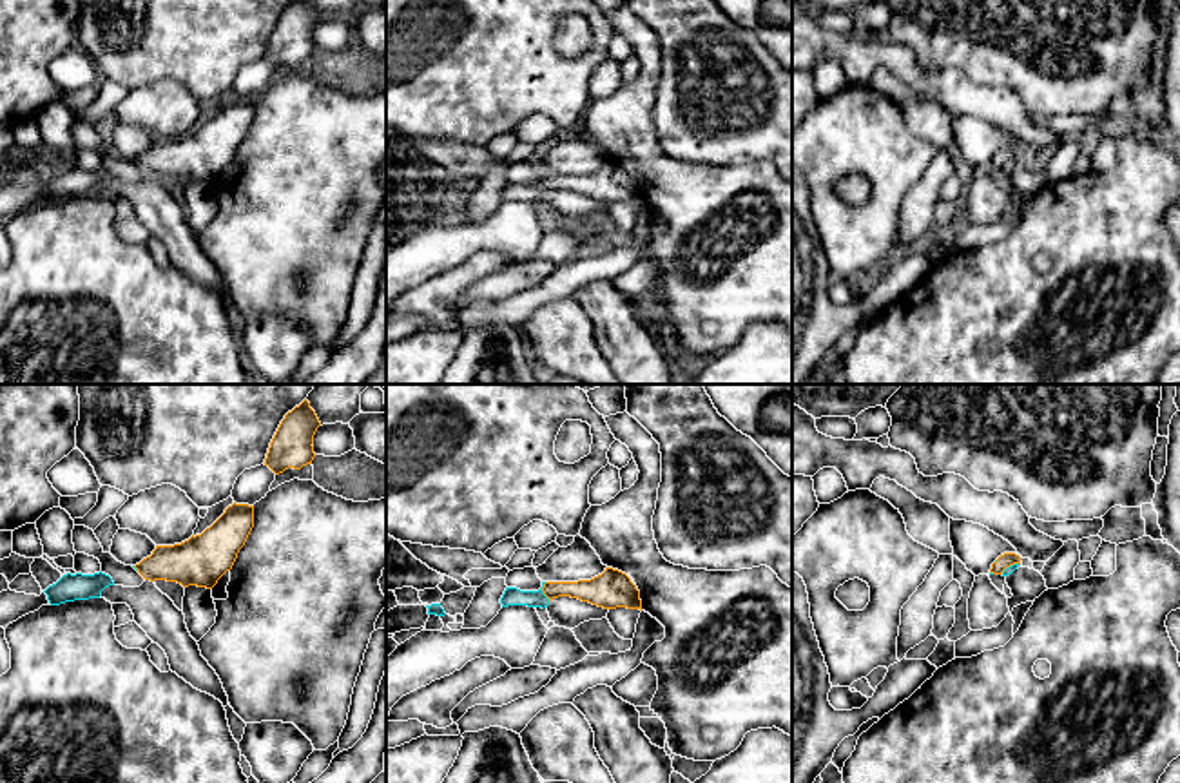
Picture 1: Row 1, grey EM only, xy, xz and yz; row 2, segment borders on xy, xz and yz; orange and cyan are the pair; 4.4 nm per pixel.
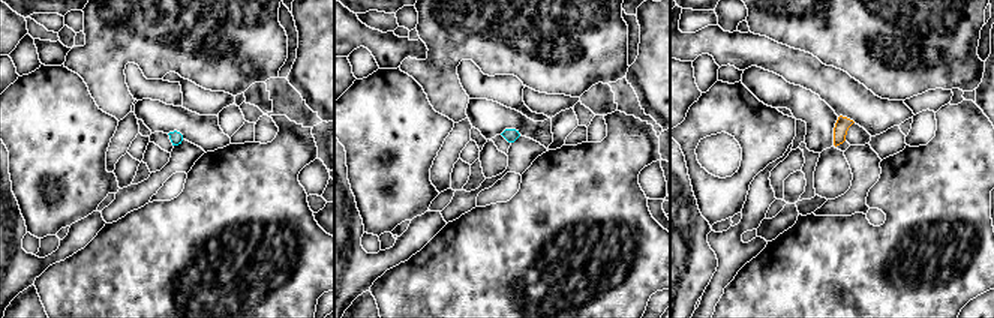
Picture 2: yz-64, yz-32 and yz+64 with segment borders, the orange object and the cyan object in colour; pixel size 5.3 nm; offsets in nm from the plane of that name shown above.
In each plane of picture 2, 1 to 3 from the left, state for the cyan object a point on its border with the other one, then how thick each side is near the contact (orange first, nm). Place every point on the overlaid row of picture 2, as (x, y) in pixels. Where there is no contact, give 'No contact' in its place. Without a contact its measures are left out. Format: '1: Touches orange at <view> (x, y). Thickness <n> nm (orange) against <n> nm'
1: No contact
2: No contact
3: No contact

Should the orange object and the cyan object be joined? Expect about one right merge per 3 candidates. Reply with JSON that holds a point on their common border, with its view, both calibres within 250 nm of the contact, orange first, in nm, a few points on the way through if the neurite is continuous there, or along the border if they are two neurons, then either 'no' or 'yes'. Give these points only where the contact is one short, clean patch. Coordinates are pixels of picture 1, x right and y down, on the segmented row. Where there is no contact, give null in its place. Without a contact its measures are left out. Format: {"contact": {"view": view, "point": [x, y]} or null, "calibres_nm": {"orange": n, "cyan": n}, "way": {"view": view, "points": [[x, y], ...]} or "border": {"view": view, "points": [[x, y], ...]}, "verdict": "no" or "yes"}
{"contact": {"view": "xz", "point": [542, 589]}, "calibres_nm": {"orange": 130, "cyan": 80}, "border": {"view": "xz", "points": [[544, 582], [542, 593], [550, 600]]}, "verdict": "no"}

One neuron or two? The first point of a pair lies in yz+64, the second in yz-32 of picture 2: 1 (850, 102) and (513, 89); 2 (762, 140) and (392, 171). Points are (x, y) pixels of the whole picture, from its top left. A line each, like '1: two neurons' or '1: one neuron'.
1: one neuron
2: one neuron

